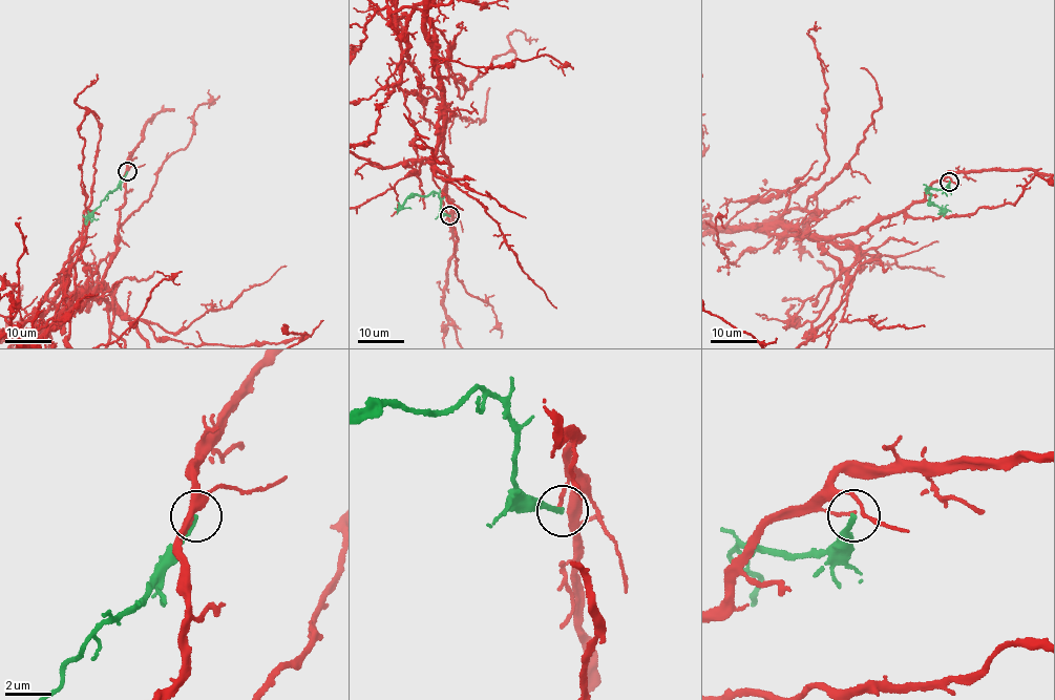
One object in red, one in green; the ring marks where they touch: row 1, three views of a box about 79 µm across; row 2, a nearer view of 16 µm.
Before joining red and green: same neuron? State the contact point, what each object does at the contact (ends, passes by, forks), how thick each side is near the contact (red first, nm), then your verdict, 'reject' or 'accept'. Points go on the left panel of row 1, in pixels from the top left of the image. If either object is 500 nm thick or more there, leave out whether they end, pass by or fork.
at (127, 171); red ends there; green ends there; 140 nm thick on the red side, 200 nm on the other; reject

